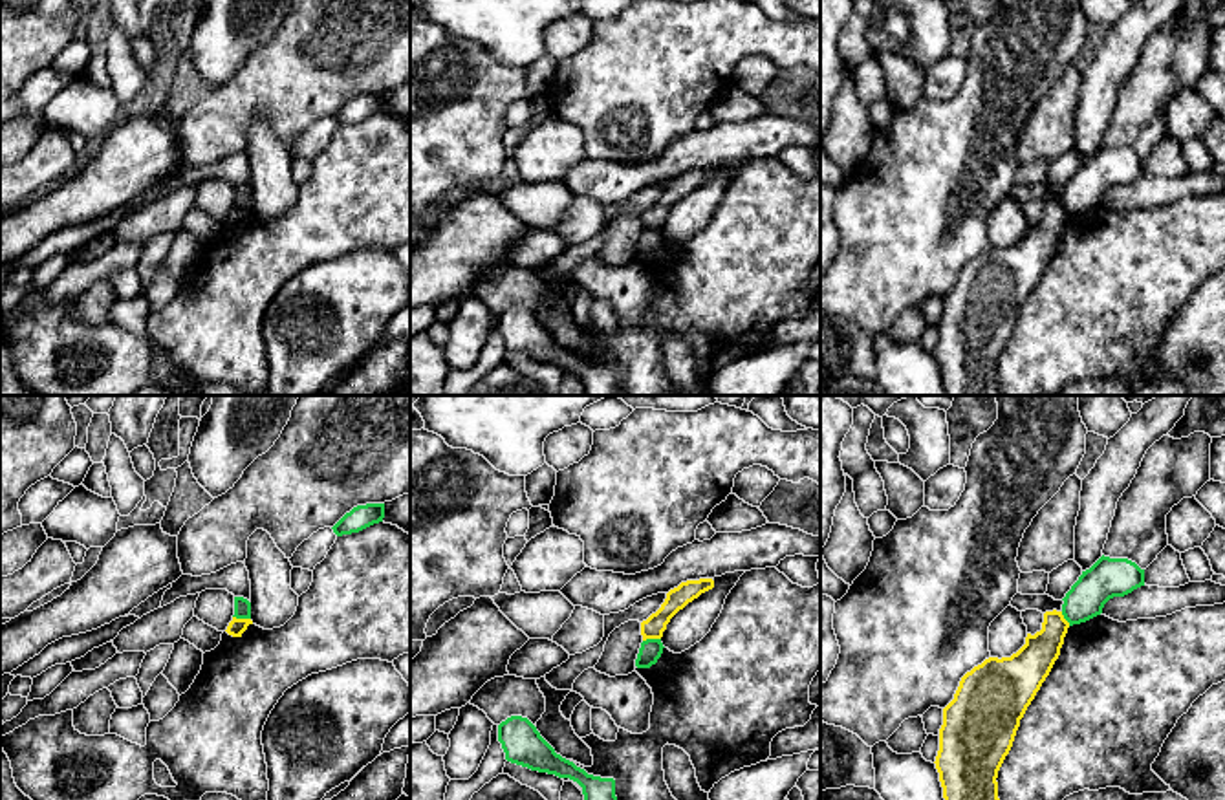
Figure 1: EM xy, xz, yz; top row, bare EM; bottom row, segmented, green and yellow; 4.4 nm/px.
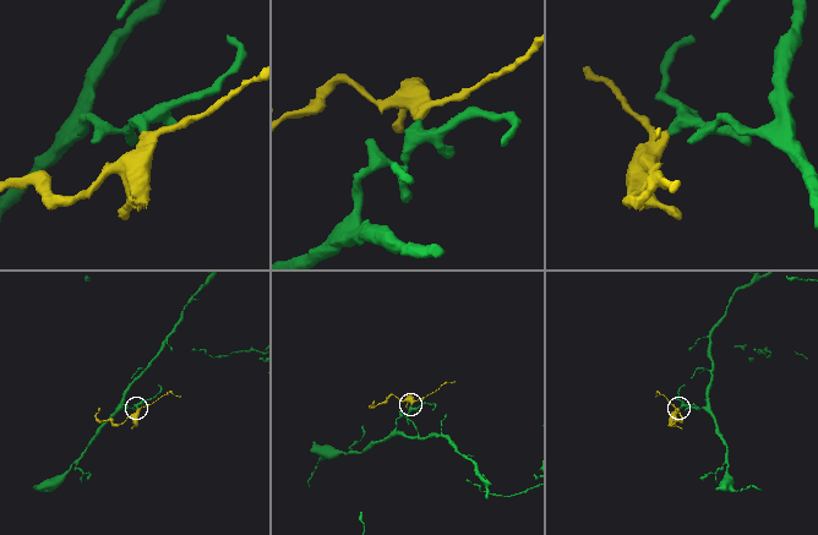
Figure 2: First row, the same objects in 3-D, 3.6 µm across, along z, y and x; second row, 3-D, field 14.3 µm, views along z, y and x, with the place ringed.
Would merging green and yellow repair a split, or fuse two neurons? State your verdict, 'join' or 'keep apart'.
keep apart

